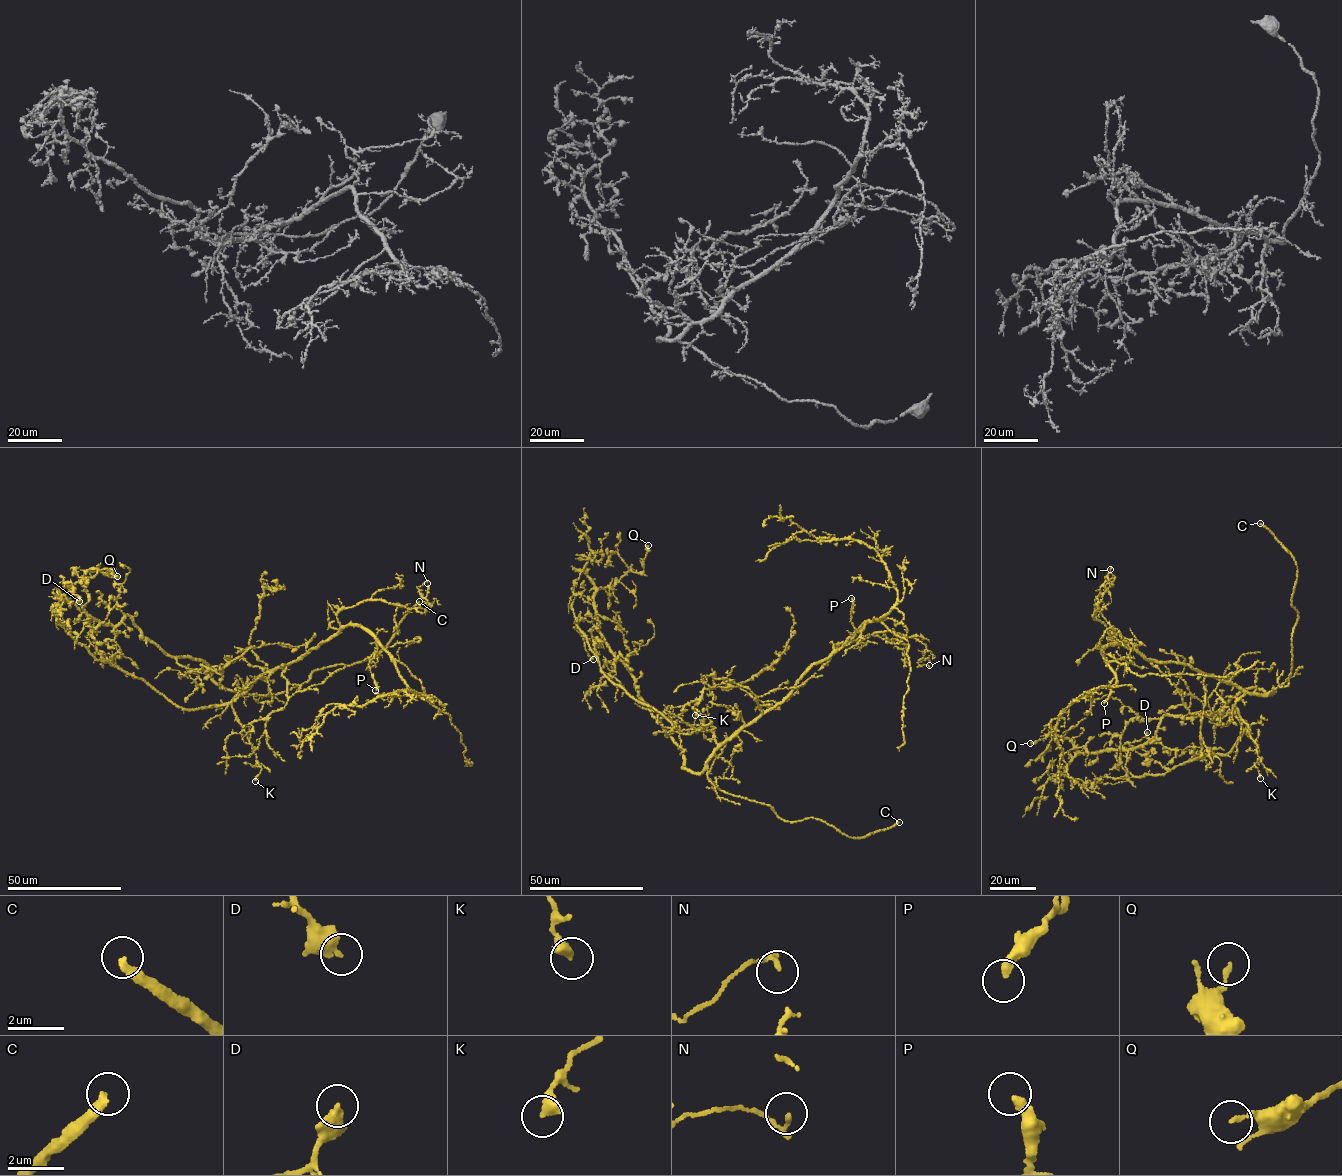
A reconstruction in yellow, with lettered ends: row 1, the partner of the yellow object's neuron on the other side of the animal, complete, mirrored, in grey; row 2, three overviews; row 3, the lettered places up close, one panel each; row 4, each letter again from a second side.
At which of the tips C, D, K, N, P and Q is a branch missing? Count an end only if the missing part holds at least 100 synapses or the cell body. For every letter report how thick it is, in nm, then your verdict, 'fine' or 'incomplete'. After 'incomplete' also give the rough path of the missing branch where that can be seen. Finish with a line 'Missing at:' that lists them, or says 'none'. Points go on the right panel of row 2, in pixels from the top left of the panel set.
C: calibre 320 nm; incomplete; course (1260, 523), (1251, 516), (1238, 496)
D: calibre 480 nm; fine
K: calibre 440 nm; fine
N: calibre 150 nm; fine
P: calibre 340 nm; fine
Q: calibre 150 nm; fine
Missing at: C

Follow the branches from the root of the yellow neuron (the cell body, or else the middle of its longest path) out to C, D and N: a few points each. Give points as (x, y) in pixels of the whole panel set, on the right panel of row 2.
C: (1183, 663), (1177, 655), (1221, 682), (1263, 694), (1290, 674), (1296, 561), (1260, 523)
D: (1183, 663), (1177, 655), (1238, 687), (1236, 707), (1247, 726), (1227, 755), (1135, 776), (1117, 751), (1147, 732)
N: (1183, 663), (1178, 655), (1178, 662), (1147, 658), (1118, 643), (1095, 620), (1092, 615), (1115, 577), (1110, 569)

